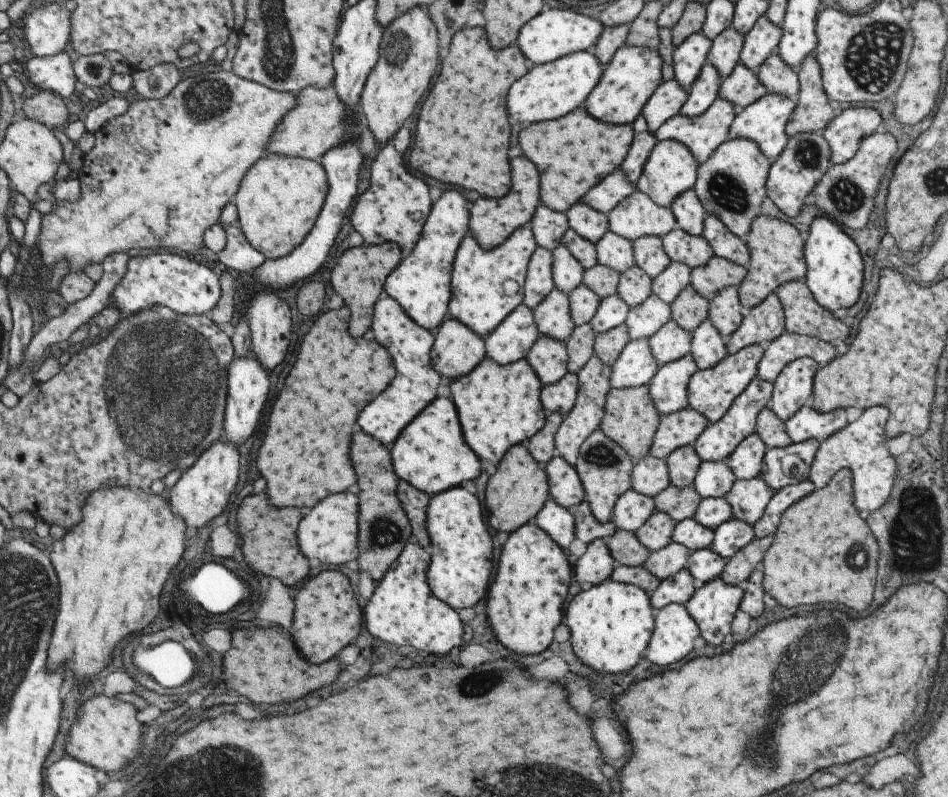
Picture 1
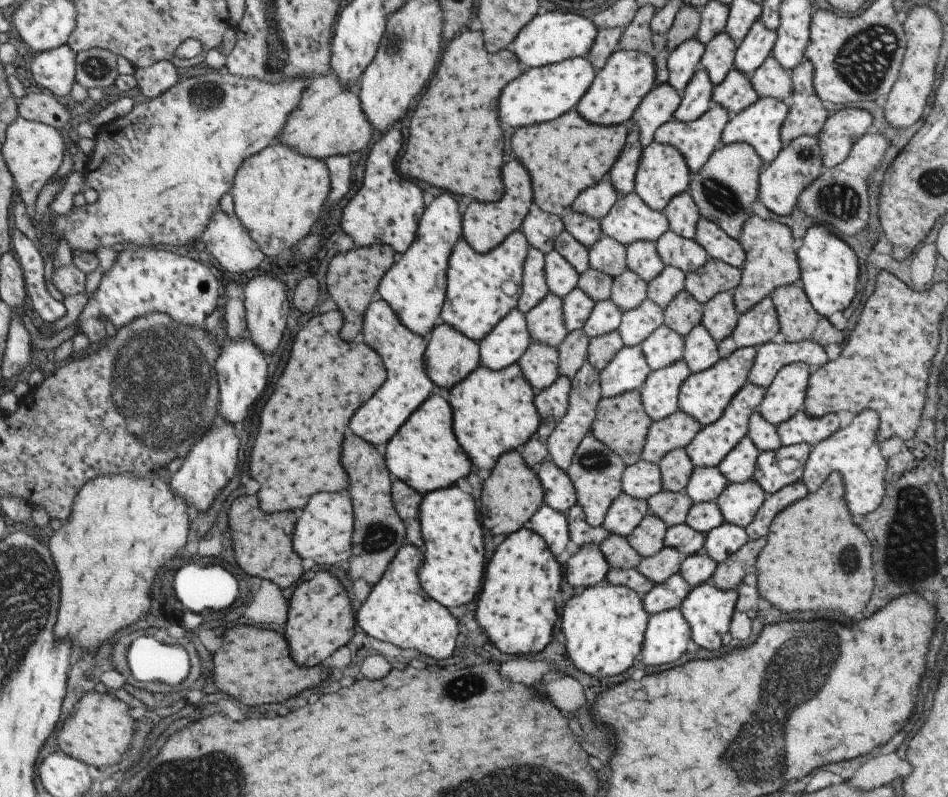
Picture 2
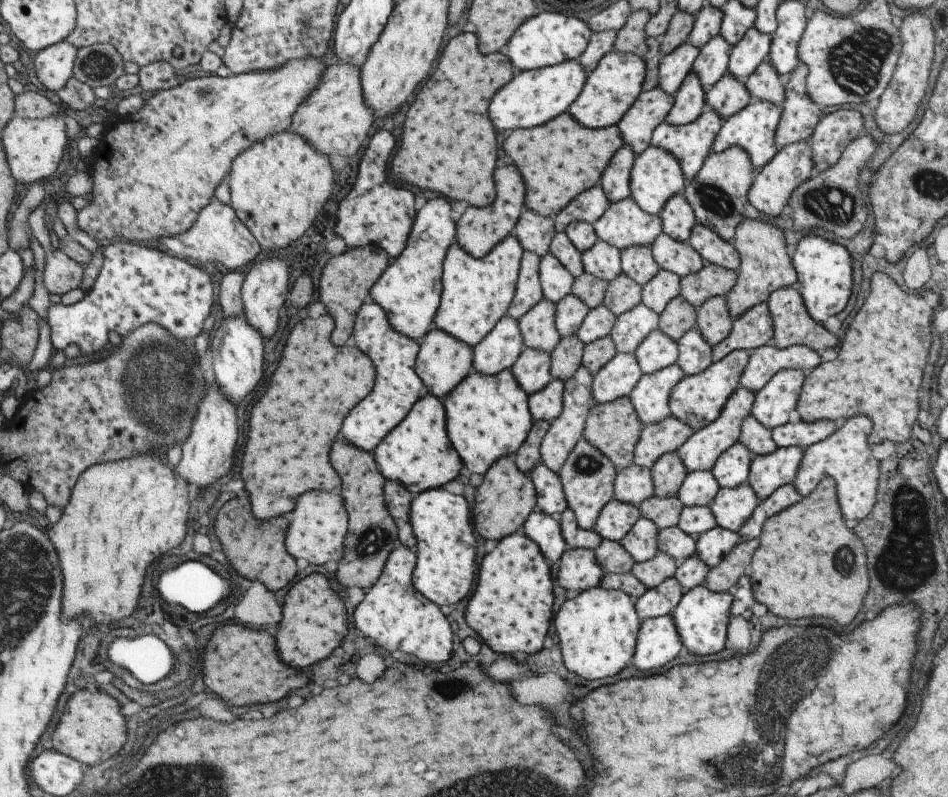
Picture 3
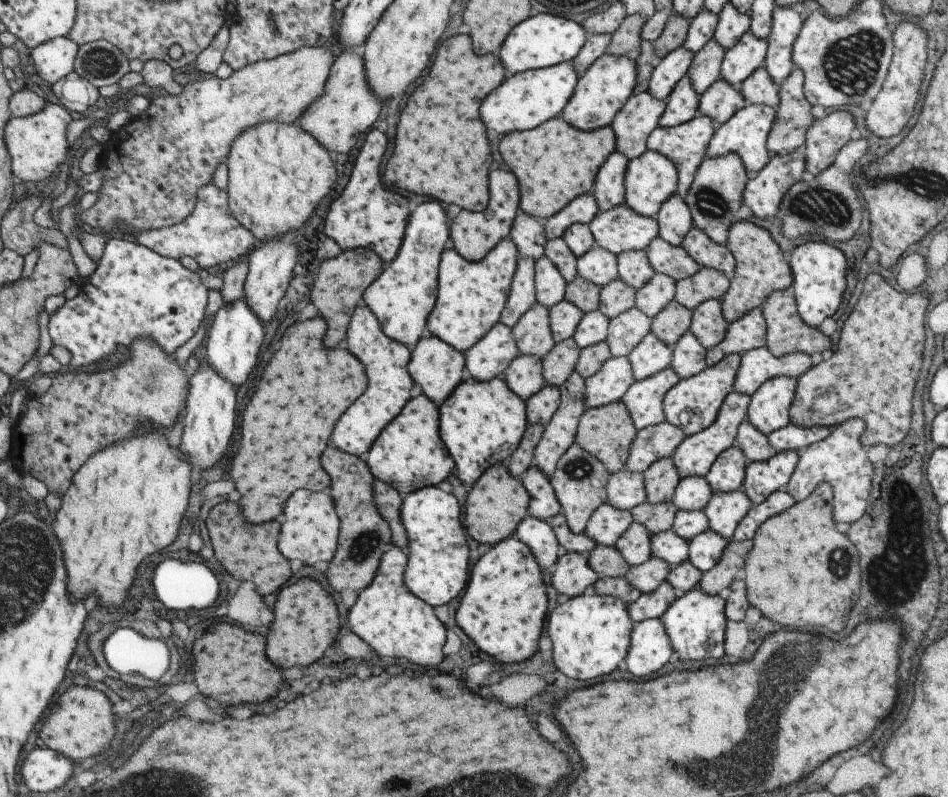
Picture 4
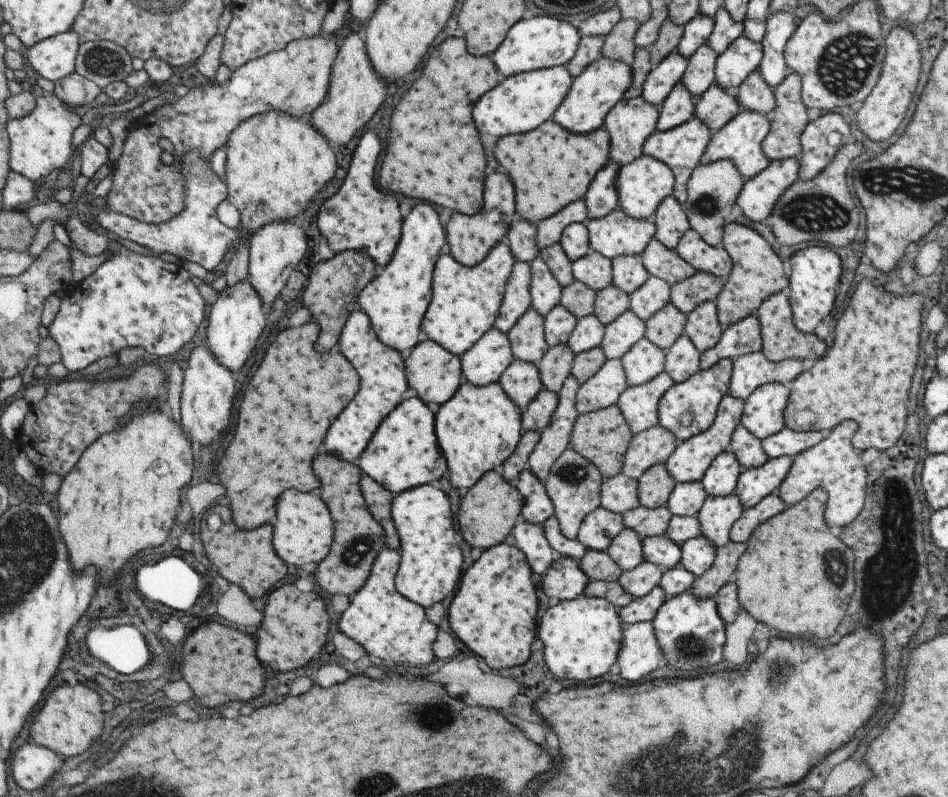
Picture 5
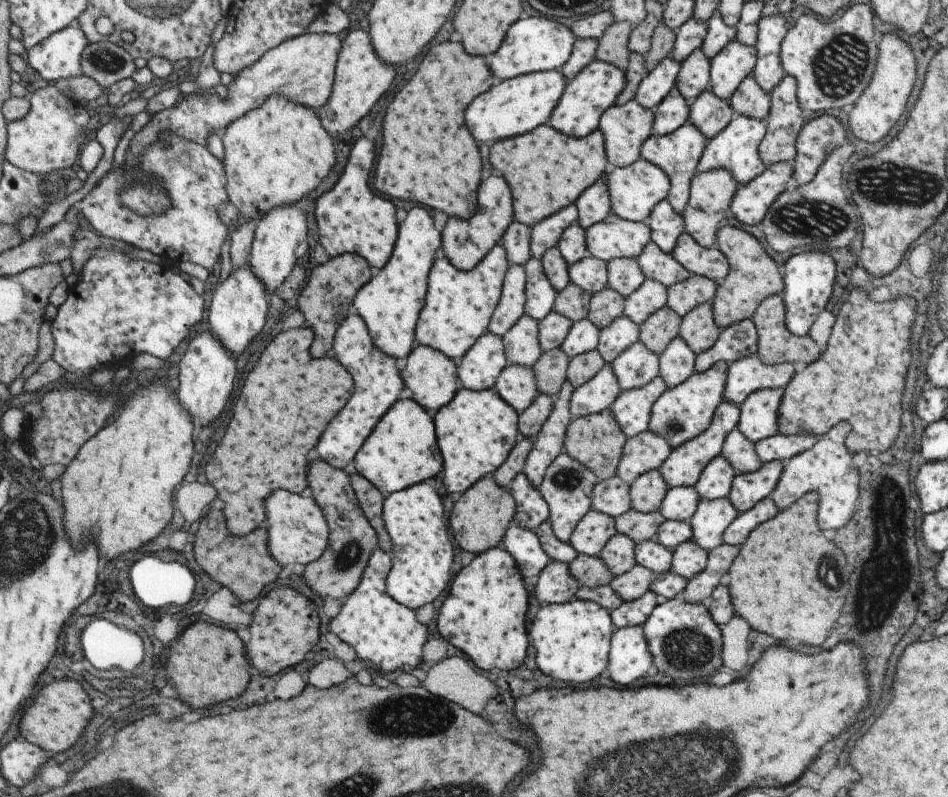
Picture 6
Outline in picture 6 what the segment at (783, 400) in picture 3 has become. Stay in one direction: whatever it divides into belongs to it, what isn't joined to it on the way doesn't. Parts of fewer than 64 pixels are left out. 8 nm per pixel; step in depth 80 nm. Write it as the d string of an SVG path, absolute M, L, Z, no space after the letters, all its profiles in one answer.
M782 388L759 389L749 393L738 406L737 430L754 443L777 433L777 409L783 391Z

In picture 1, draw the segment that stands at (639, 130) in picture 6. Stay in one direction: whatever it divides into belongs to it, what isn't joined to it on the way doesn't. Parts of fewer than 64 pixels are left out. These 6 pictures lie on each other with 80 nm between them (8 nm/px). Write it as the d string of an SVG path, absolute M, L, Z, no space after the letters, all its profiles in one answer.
M675 79L659 83L640 112L646 120L648 129L653 133L660 124L674 117L680 111L687 95L686 90L681 88Z

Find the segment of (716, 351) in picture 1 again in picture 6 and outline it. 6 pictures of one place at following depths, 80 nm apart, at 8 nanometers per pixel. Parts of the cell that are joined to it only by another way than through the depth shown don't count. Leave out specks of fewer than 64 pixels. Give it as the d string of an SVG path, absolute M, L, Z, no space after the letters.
M677 336L663 351L658 354L659 372L658 375L665 381L666 388L677 386L694 372L694 352L685 344L685 341Z

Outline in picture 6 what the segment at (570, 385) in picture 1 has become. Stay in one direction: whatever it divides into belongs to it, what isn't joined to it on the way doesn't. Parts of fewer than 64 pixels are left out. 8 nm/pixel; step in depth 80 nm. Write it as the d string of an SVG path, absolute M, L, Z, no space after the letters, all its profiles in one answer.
M538 393L533 402L518 414L517 430L519 437L535 438L541 425L551 412L552 402L553 398L549 395Z

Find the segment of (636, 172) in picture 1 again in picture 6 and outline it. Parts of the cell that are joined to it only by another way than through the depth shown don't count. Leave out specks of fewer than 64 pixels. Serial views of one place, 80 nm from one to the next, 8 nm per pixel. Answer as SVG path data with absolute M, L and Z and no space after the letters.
M605 175L599 177L585 189L575 201L577 224L584 230L593 223L603 220L611 212Z

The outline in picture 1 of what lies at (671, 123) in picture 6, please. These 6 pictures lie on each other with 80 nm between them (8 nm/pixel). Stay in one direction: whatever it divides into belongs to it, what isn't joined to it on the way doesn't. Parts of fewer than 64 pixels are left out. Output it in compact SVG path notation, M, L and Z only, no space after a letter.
M706 62L687 91L687 98L678 112L680 116L694 117L705 112L711 103L718 98L720 81L717 69L714 69L711 63Z

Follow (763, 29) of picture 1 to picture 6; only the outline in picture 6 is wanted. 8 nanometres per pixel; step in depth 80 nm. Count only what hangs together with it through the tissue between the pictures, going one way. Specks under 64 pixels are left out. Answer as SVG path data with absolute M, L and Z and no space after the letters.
M729 41L710 58L708 90L722 99L729 99L741 80L751 74L756 63L755 45Z

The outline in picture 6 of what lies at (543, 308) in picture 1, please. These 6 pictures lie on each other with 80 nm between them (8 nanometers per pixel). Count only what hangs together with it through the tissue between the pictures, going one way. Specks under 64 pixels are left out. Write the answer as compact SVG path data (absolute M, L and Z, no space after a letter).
M523 313L501 337L509 365L531 367L542 353L538 341L538 321Z

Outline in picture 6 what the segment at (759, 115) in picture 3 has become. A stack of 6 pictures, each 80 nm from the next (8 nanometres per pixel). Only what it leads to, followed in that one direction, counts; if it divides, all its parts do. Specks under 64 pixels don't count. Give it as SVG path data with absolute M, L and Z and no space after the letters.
M735 114L714 137L707 140L699 157L696 172L708 171L712 168L725 168L739 185L748 183L754 176L761 174L766 167L758 155L758 144L765 131L764 120Z

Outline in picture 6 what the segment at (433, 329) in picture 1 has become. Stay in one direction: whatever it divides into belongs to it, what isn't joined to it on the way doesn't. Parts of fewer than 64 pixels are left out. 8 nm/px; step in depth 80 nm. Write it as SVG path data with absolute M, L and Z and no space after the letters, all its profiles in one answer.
M413 206L399 224L389 260L353 297L352 304L364 320L372 343L394 359L407 356L415 346L415 325L423 308L428 272L440 246L440 238L440 232L433 227L433 220L425 208Z

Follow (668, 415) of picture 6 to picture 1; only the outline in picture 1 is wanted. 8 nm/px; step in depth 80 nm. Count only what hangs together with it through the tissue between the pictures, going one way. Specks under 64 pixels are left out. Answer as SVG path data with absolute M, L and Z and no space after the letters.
M762 344L743 347L732 355L726 354L711 368L695 371L687 383L687 407L700 412L709 423L716 423L727 412L733 399L736 399L751 382L751 379L756 376L757 363L764 353L763 347Z

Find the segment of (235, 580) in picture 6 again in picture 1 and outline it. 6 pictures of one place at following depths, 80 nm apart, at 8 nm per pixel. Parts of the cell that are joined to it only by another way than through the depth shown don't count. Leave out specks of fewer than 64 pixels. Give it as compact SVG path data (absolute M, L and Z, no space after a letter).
M257 494L251 498L245 498L237 510L237 524L239 534L242 536L243 556L247 558L255 572L277 578L286 586L299 584L307 572L309 562L307 557L300 551L296 541L296 528L304 516L304 511L297 508L275 508L269 504L269 494Z

